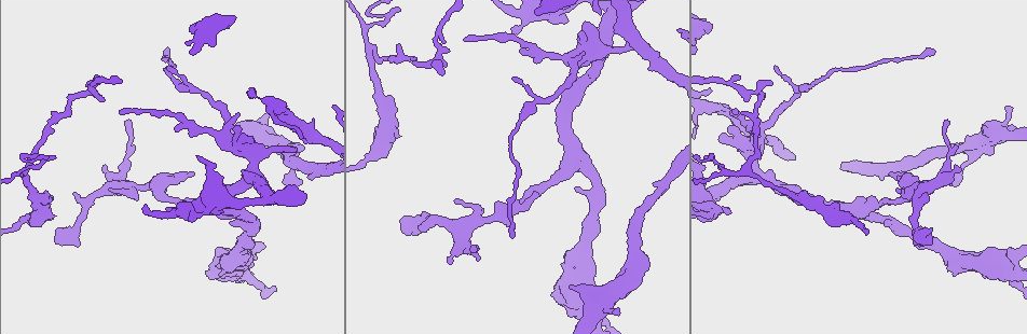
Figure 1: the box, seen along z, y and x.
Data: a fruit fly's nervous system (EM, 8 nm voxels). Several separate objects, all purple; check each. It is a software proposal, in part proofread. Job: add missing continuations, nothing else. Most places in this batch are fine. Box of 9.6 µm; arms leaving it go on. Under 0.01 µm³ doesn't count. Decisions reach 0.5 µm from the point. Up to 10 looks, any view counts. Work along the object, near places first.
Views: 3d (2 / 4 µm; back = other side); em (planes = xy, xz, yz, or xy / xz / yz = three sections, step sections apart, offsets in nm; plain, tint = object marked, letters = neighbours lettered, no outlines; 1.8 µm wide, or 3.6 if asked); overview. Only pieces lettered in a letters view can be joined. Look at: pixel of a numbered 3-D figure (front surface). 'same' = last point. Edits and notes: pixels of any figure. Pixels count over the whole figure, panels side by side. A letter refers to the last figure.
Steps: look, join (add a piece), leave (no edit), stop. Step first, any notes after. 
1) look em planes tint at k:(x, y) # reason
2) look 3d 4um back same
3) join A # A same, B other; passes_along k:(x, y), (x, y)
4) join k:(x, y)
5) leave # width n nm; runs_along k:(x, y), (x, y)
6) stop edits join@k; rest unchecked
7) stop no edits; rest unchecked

look 3d 4um back at 1:(539, 10) # free end

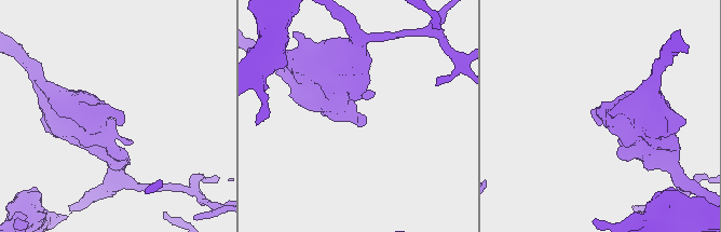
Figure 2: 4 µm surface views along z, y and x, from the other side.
look em xz step 8 letters at 2:(598, 125) # now the EM

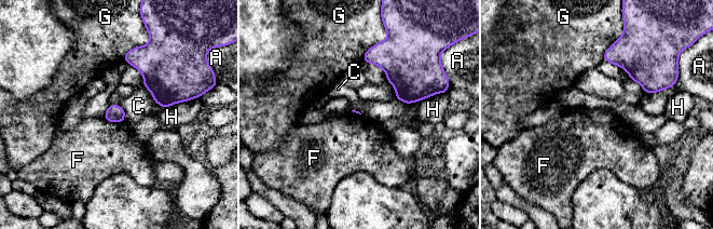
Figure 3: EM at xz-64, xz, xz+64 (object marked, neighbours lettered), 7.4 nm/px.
look em planes letters same # cut it another way

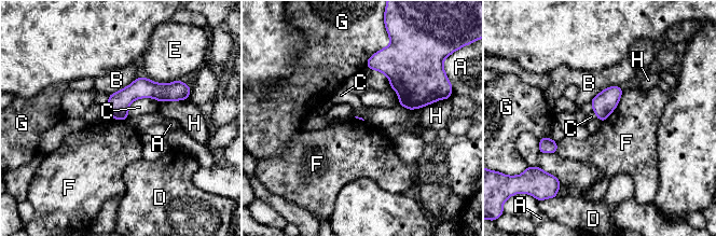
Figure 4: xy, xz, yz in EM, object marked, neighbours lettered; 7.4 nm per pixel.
leave # longest_contact F 280 nm; A other, B other, C other, D other, E other, F other, G other, H other; runs_along 4:(180, 96), (134, 91), (109, 107); none of them fits

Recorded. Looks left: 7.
look 3d 2um back at 1:(433, 63) # abrupt turn

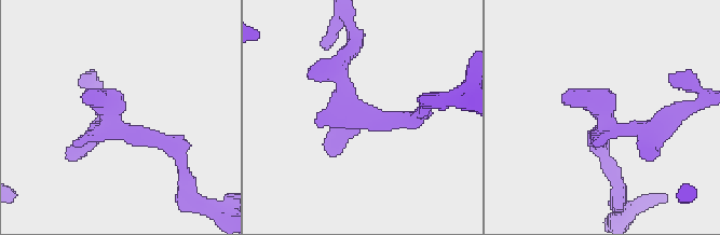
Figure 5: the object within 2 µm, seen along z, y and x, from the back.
look em xy step 16 tint at 5:(357, 117) # need the tissue

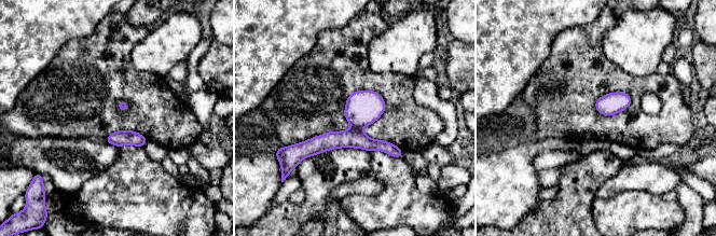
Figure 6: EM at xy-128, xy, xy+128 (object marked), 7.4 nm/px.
look em planes letters same # another direction

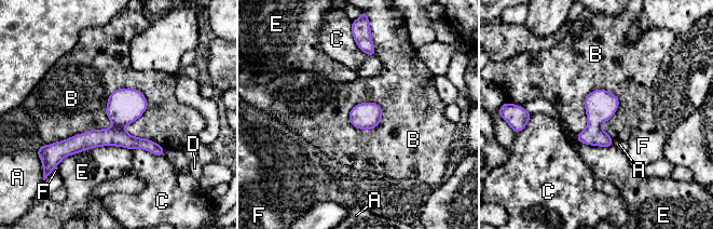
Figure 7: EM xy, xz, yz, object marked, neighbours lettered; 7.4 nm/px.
leave # width 200 nm; A other, B other, C other, D other, E other, F other; border 7:(48, 145), (164, 149); none of them fits

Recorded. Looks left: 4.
look 3d 4um at 1:(570, 286) # an open end

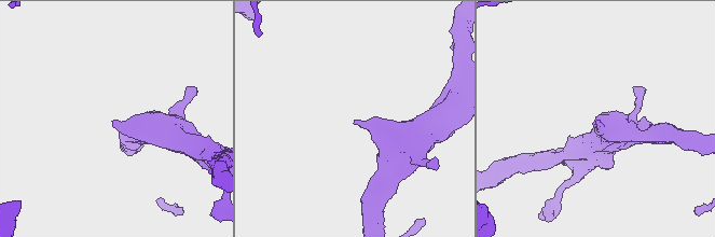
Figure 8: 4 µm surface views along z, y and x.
look em planes plain at 8:(599, 121)

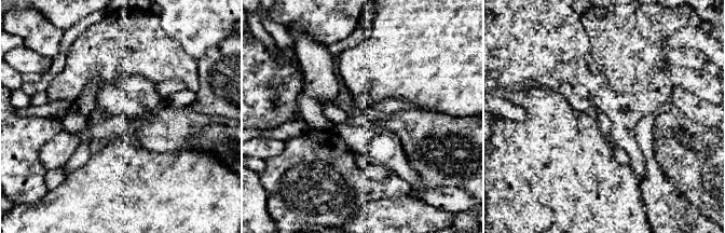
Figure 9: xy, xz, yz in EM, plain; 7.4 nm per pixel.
look em planes letters same # see the neighbours

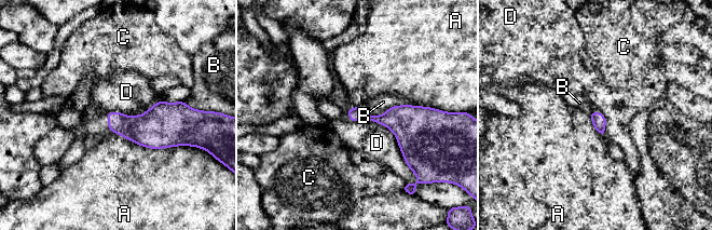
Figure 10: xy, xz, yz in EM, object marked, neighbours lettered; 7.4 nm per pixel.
leave # A other, B other, C other, D other; border 10:(351, 120), (385, 125), (410, 168); none of them fits

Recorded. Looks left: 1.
look em planes letters at 1:(298, 182) # free end

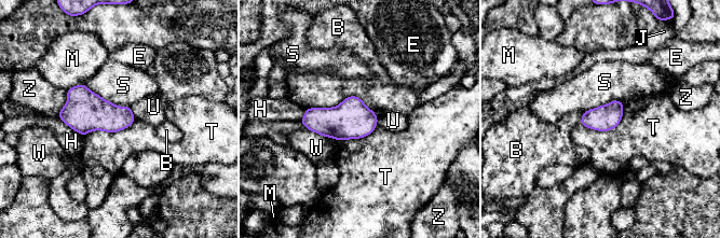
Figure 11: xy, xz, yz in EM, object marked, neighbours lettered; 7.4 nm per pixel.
leave # B other, E other, H other, J other, M other, S other, T other, U other, W other, Z other; border 11:(624, 104), (613, 128), (580, 123); none of them fits

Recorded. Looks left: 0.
stop no edits; rest unchecked

